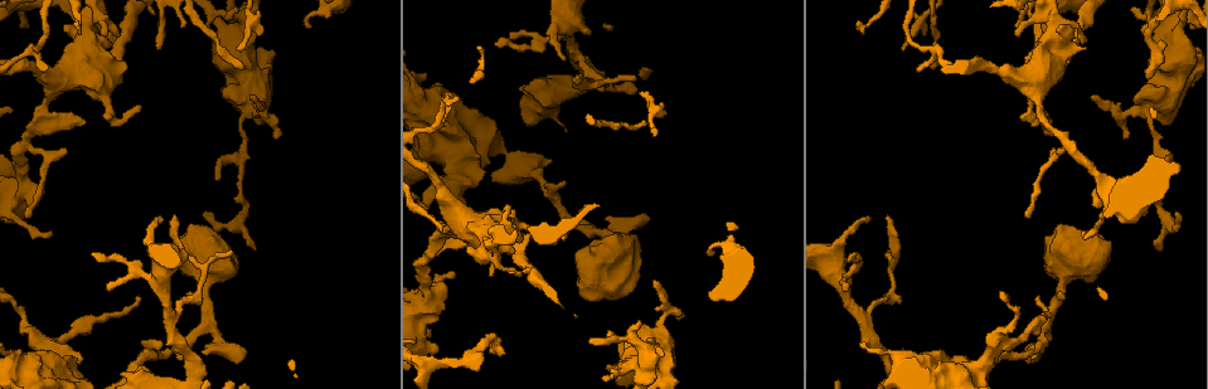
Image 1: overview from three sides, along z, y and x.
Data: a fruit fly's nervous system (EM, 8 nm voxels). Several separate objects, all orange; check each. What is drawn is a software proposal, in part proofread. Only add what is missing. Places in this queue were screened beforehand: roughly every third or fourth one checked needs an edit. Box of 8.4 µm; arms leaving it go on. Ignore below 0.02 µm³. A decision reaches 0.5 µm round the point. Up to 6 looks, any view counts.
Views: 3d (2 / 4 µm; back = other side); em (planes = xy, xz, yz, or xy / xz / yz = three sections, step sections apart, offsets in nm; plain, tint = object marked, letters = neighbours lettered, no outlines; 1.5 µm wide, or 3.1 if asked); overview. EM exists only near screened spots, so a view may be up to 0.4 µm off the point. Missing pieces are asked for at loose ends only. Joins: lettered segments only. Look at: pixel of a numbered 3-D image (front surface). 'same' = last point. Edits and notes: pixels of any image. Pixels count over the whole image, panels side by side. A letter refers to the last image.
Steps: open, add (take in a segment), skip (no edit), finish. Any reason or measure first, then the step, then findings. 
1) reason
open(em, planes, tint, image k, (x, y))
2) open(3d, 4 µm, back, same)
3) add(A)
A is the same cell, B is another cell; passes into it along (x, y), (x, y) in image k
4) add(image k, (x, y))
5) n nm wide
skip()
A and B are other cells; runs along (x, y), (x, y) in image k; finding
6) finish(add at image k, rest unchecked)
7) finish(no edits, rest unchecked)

branch stops here
open(em, planes, letters, image 1, (1046, 271))

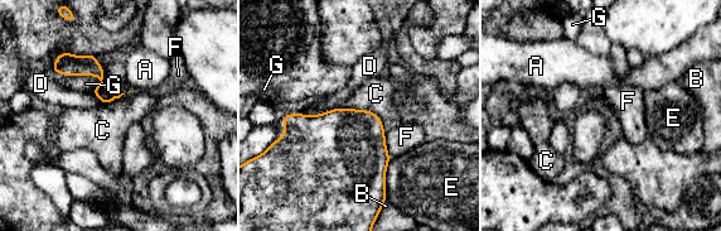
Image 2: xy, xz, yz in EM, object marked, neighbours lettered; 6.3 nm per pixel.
C touches over 340 nm
skip()
A, B, C, D, E, F and G are other cells; border along (338, 107), (373, 111), (385, 131) in image 2; none of them fits

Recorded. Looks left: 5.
branch stops here
open(em, planes, letters, image 1, (623, 342))

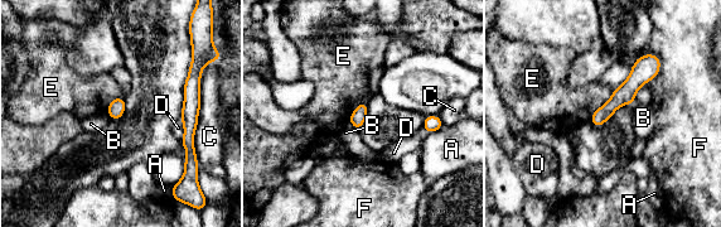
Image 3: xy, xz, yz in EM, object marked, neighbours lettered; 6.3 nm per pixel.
skip()
A, B, C, D, E and F are other cells; runs along (654, 58), (596, 122) in image 3; no lettered segment goes on from it

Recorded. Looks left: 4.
thin end
open(3d, 4 µm, image 1, (160, 46))

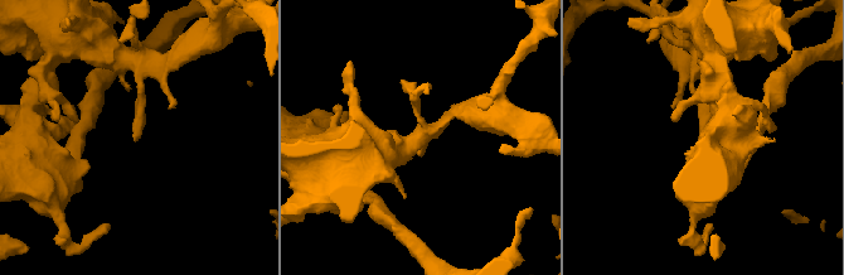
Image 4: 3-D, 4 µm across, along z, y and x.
open(em, planes, letters, image 4, (134, 139))

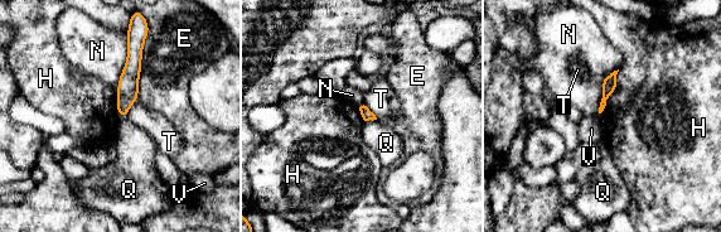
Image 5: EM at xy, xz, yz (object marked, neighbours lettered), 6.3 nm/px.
skip()
E, H, N, Q, T and V are other cells; border along (619, 69), (617, 88), (599, 114) in image 5; no lettered segment goes on from it

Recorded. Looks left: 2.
finish(no edits, rest unchecked)

